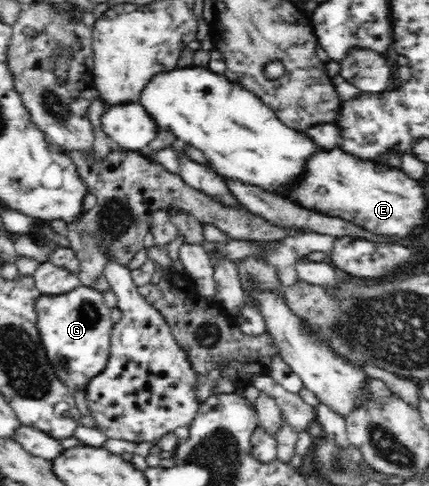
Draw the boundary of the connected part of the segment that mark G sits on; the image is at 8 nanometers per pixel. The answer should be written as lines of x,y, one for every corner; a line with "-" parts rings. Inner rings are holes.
81,284
67,292
43,293
37,299
36,311
37,327
53,369
70,388
84,390
91,377
105,366
110,353
114,324
103,293

